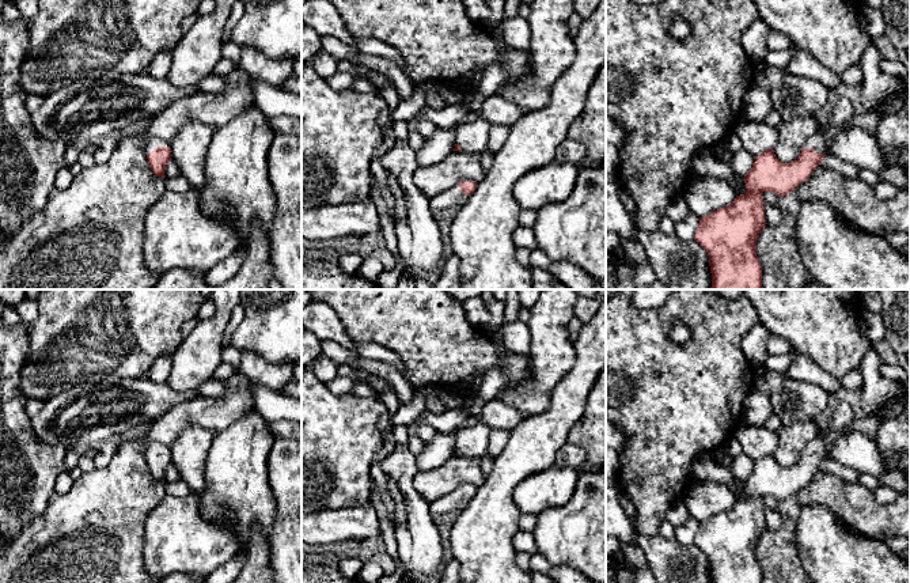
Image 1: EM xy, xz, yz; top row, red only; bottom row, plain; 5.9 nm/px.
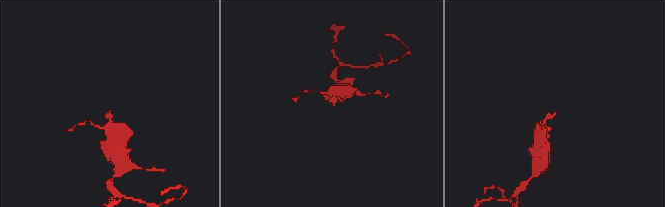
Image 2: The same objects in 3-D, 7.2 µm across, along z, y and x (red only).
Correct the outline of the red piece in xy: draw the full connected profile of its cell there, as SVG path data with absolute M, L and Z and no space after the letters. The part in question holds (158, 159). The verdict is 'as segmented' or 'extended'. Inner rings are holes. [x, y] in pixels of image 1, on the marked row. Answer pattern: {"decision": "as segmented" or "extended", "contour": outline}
{"decision": "extended", "contour": "M148 136L145 139L144 149L153 174L159 178L166 178L164 175L166 164L171 160L170 143L159 137Z"}

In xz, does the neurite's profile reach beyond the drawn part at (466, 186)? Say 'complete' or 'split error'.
split error

